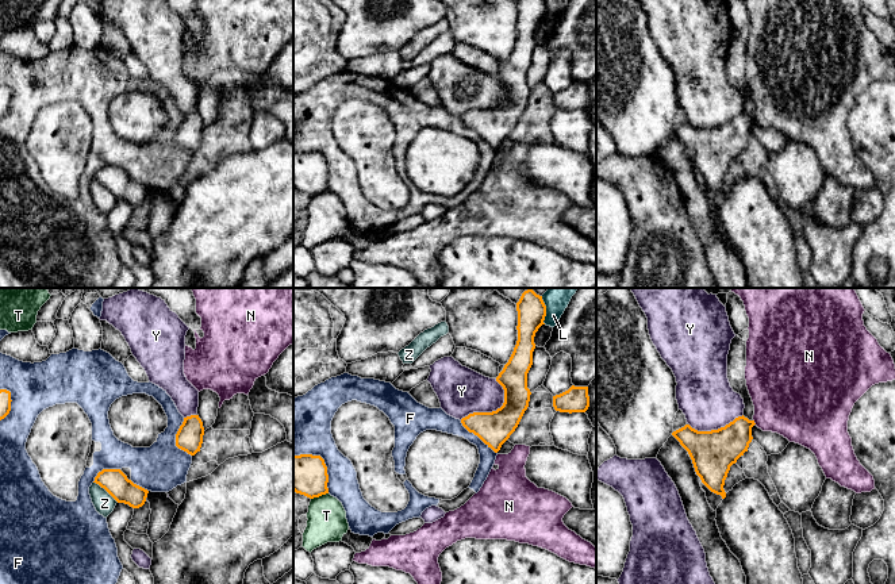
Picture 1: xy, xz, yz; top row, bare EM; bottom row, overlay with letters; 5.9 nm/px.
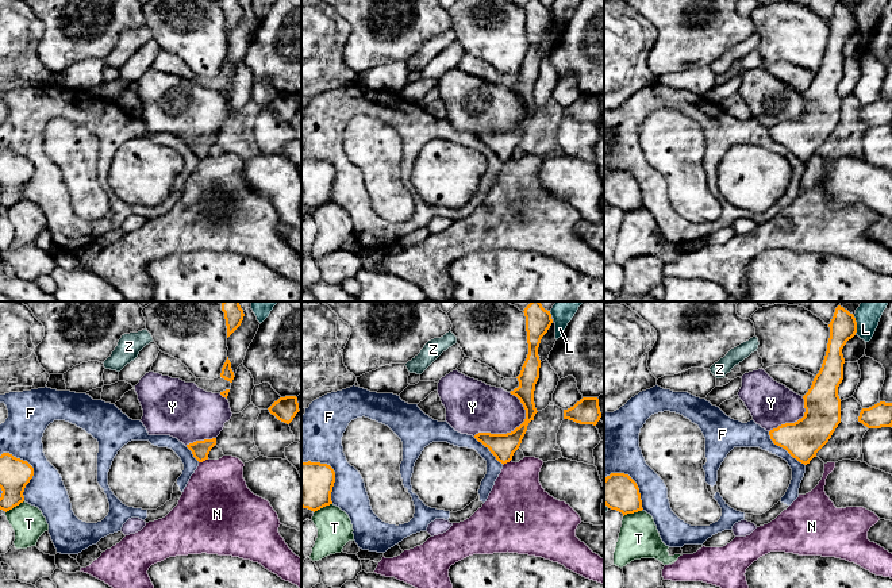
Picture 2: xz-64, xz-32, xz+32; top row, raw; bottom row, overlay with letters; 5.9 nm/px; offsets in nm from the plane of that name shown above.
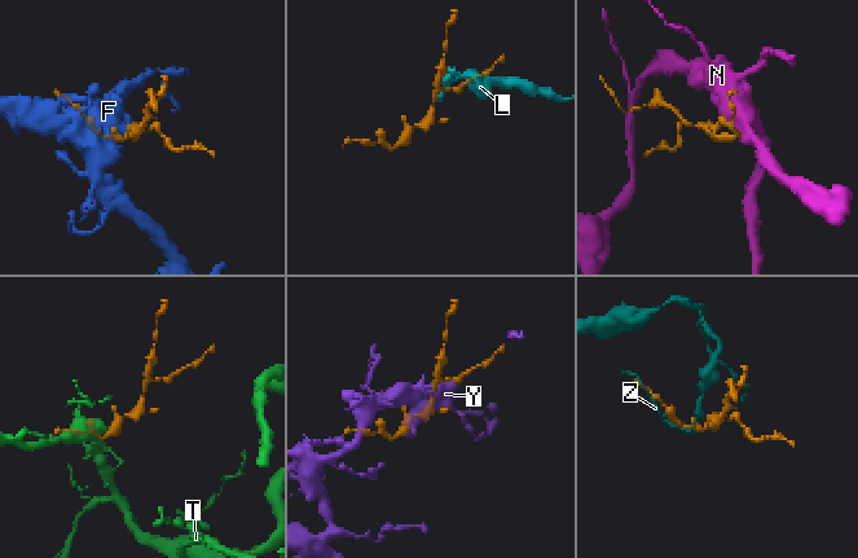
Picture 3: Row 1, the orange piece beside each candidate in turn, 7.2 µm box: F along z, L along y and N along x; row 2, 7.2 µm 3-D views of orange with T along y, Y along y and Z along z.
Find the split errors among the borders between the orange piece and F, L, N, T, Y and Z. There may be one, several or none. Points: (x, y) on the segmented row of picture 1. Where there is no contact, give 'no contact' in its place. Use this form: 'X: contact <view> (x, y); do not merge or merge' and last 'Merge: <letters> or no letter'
F: contact xz (323, 461); do not merge
L: contact xz (545, 310); do not merge
N: contact yz (753, 422); do not merge
T: contact xz (319, 495); do not merge
Y: contact xz (494, 411); do not merge
Z: contact xy (106, 490); do not merge
Merge: no letter

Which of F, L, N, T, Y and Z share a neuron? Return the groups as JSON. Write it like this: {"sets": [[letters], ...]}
{"sets": [["F"], ["L"], ["N"], ["T"], ["Y"], ["Z"]]}

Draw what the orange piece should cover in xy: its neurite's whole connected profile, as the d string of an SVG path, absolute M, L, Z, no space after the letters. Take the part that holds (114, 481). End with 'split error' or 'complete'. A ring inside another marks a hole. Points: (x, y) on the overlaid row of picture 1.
M103 469L95 477L96 484L104 488L118 503L139 508L145 504L149 491L134 484L120 469Z; complete

